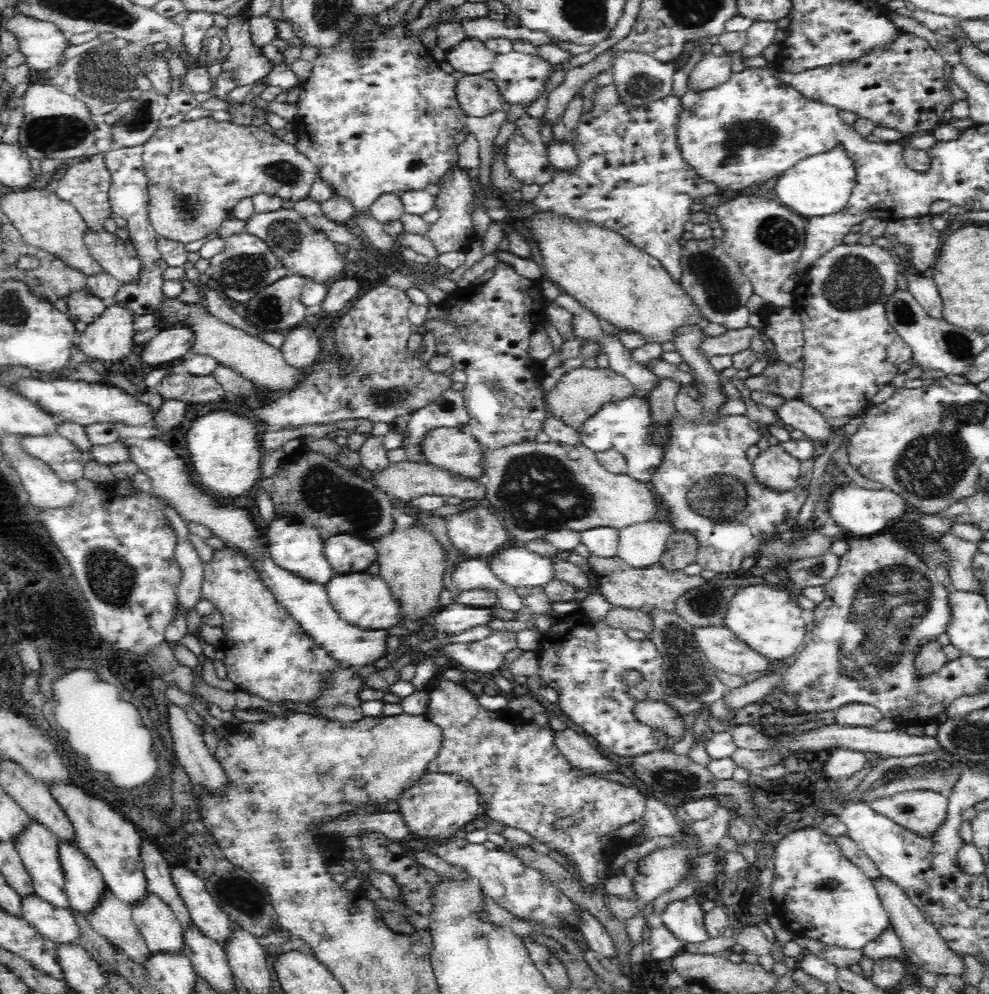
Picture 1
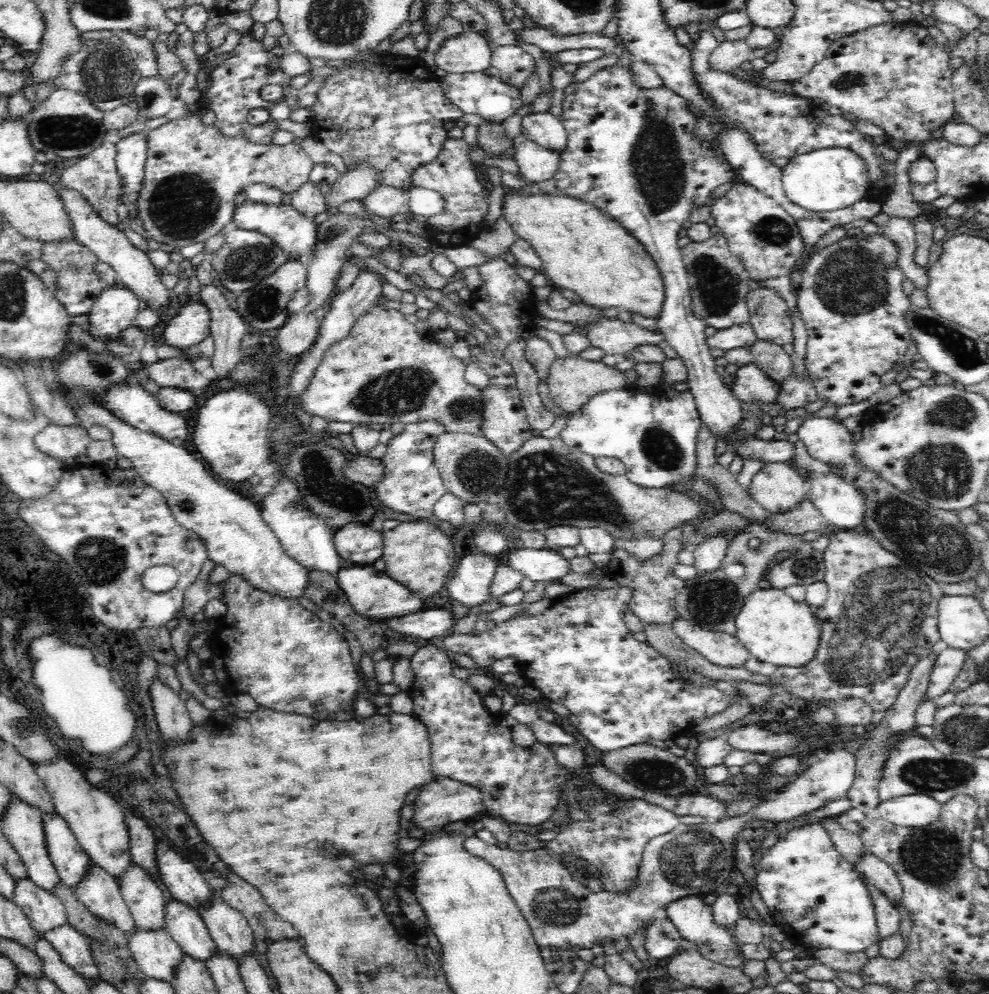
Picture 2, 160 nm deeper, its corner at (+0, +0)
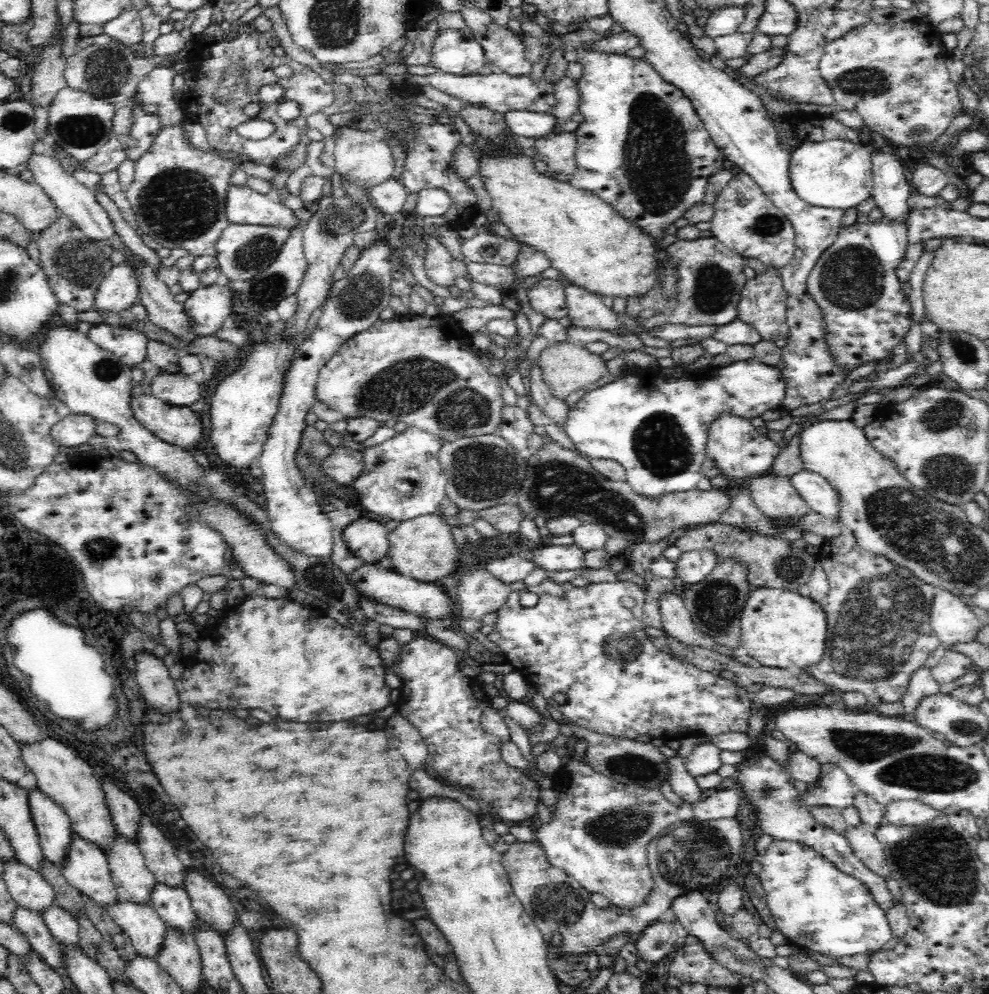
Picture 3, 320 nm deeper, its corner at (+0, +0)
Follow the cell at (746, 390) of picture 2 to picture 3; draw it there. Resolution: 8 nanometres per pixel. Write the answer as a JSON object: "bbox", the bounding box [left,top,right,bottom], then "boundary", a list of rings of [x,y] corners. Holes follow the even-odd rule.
{"bbox":[565,359,786,497],"boundary":[[[756,359],[742,360],[742,362],[733,362],[729,366],[723,368],[713,369],[713,373],[709,377],[703,379],[696,379],[692,376],[688,370],[686,374],[681,377],[672,377],[671,379],[662,376],[660,367],[652,370],[640,370],[638,368],[631,369],[625,367],[627,371],[617,380],[608,382],[604,386],[598,387],[593,391],[588,391],[582,398],[575,403],[572,407],[568,408],[568,416],[566,416],[565,432],[568,437],[574,443],[575,448],[582,454],[590,457],[591,459],[606,459],[615,460],[618,464],[621,464],[626,473],[626,481],[633,488],[633,491],[640,496],[646,497],[658,497],[664,496],[670,492],[686,492],[696,489],[698,480],[703,476],[701,473],[701,466],[706,460],[706,445],[707,445],[707,430],[710,429],[711,422],[715,420],[715,416],[722,412],[736,413],[738,416],[744,416],[746,418],[753,419],[755,416],[759,416],[766,412],[766,410],[777,410],[782,405],[782,400],[786,394],[786,381],[782,376],[782,372],[777,367],[768,366],[759,362]]]}

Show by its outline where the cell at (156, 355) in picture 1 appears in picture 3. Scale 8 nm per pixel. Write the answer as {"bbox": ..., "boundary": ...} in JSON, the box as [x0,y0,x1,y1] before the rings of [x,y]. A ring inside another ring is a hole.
{"bbox":[183,280,234,337],"boundary":[[[228,280],[218,281],[212,286],[201,287],[193,291],[190,297],[183,304],[187,312],[187,319],[192,335],[200,337],[212,336],[223,326],[226,320],[231,320],[232,299],[234,290]]]}

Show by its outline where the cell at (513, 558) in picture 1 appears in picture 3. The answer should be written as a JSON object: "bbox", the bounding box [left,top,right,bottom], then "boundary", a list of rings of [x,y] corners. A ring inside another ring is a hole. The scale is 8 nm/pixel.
{"bbox":[531,543,585,572],"boundary":[[[544,543],[533,550],[531,561],[545,572],[578,571],[585,568],[584,554],[585,550],[576,543],[571,545]]]}

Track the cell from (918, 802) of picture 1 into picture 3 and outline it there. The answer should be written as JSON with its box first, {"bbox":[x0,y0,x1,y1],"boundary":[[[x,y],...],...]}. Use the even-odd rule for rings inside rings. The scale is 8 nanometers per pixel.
{"bbox":[883,801,937,827],"boundary":[[[895,801],[893,804],[886,806],[883,821],[888,825],[901,825],[904,827],[926,825],[934,821],[937,812],[933,806],[926,805],[922,801]]]}

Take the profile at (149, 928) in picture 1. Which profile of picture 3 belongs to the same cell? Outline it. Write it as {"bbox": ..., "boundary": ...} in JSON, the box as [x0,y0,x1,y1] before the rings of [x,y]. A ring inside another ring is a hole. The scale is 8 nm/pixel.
{"bbox":[106,833,157,906],"boundary":[[[118,833],[113,852],[106,855],[118,898],[137,906],[152,906],[152,890],[157,880],[146,867],[144,856],[139,847],[128,843]]]}

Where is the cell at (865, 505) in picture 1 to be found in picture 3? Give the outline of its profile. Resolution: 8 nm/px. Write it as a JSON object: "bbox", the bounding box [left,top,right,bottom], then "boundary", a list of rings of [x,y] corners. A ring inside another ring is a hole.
{"bbox":[789,469,839,520],"boundary":[[[802,469],[789,479],[798,494],[808,503],[809,510],[837,520],[839,513],[838,492],[823,476]]]}

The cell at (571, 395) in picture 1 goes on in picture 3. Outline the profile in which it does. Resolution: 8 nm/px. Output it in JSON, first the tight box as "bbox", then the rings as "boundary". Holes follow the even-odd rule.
{"bbox":[539,342,608,400],"boundary":[[[557,342],[550,348],[544,348],[539,357],[539,366],[542,369],[542,377],[551,393],[558,399],[564,400],[576,390],[592,391],[592,384],[600,378],[608,375],[606,362],[601,356],[591,354],[585,346],[579,346],[572,342]]]}

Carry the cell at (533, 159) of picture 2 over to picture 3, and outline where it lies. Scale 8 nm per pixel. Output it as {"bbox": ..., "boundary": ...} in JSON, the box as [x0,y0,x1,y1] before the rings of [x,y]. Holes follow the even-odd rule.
{"bbox":[534,131,575,175],"boundary":[[[574,131],[536,139],[534,146],[537,150],[536,153],[542,154],[542,162],[547,164],[548,174],[564,173],[570,175],[575,169],[573,162]]]}

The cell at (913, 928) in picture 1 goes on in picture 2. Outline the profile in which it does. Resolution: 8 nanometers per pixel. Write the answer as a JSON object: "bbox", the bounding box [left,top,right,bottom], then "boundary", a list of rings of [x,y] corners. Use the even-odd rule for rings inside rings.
{"bbox":[857,849,903,908],"boundary":[[[864,849],[864,856],[859,860],[857,868],[889,898],[895,908],[898,908],[895,902],[903,903],[900,879],[886,863]]]}

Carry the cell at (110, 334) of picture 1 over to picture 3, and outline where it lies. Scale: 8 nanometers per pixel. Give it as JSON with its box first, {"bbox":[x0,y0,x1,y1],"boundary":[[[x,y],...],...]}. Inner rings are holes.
{"bbox":[95,262,139,314],"boundary":[[[129,262],[113,266],[101,282],[95,297],[95,307],[100,314],[130,310],[138,301],[139,282],[134,267]]]}

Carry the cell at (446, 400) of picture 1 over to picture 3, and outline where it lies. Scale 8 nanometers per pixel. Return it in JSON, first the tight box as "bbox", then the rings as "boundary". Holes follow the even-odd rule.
{"bbox":[351,427,447,520],"boundary":[[[408,427],[404,432],[398,432],[393,438],[373,445],[361,452],[363,469],[360,476],[351,483],[354,496],[357,496],[358,506],[372,512],[378,519],[410,520],[427,514],[434,514],[436,508],[447,500],[447,476],[439,462],[439,452],[443,441],[433,433],[426,433],[415,427]]]}

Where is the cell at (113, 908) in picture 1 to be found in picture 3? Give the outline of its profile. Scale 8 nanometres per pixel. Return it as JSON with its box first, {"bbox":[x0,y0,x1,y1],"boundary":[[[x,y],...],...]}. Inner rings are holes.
{"bbox":[61,835,117,907],"boundary":[[[77,835],[72,836],[68,851],[61,871],[70,886],[100,907],[116,906],[117,888],[106,855]]]}

